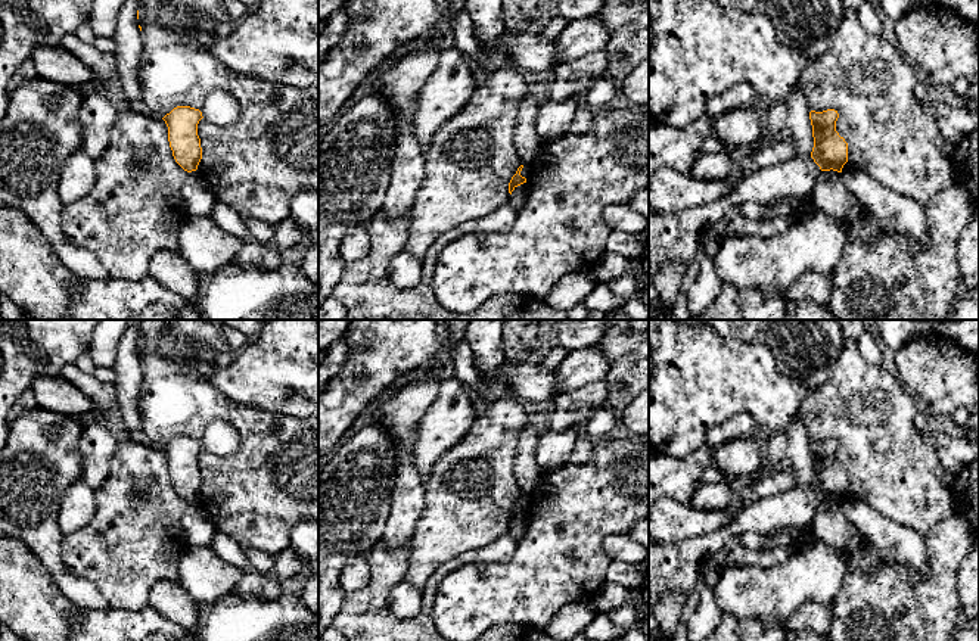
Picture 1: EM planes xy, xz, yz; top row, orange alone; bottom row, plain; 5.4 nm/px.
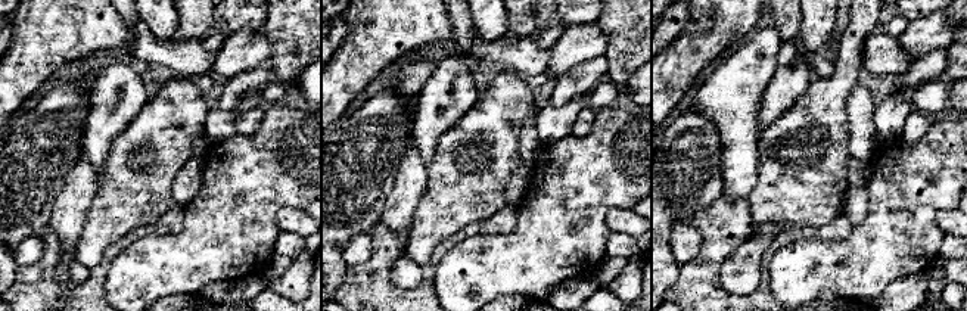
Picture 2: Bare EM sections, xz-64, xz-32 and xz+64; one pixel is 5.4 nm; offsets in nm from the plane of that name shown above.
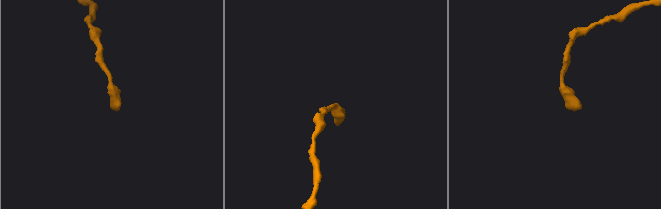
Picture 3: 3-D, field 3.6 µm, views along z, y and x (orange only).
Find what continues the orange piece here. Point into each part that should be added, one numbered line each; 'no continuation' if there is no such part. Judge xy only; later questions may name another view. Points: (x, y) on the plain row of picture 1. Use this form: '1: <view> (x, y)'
no continuation

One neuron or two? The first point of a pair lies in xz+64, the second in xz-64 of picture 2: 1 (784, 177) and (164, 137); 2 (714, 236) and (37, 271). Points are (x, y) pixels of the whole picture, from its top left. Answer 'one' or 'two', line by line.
1: one
2: one

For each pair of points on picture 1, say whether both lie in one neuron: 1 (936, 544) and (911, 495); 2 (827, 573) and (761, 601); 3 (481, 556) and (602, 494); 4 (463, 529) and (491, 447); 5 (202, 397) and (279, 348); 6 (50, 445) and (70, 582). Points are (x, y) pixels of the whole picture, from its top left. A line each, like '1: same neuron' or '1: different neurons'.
1: different neurons
2: same neuron
3: different neurons
4: same neuron
5: different neurons
6: same neuron

